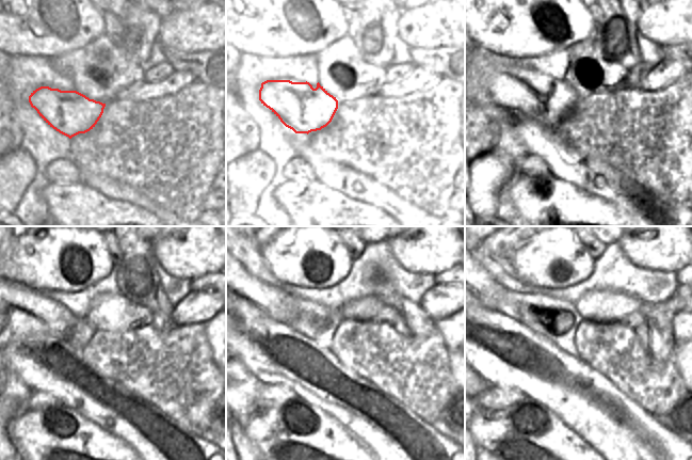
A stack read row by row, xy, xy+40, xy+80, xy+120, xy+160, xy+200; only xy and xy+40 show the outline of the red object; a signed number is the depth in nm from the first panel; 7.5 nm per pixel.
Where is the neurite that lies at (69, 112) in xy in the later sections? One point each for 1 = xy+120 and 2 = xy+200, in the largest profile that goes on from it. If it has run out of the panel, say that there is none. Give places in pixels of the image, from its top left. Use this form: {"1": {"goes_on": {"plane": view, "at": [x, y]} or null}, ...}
{"1": {"goes_on": {"plane": "xy+120", "at": [23, 324]}}, "2": {"goes_on": {"plane": "xy+200", "at": [486, 285]}}}

